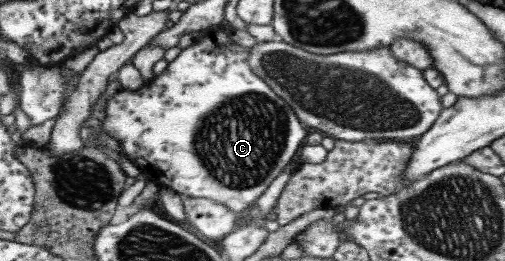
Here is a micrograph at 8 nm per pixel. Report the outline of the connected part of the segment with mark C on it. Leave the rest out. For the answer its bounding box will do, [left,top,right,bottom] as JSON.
[99,25,307,213]

